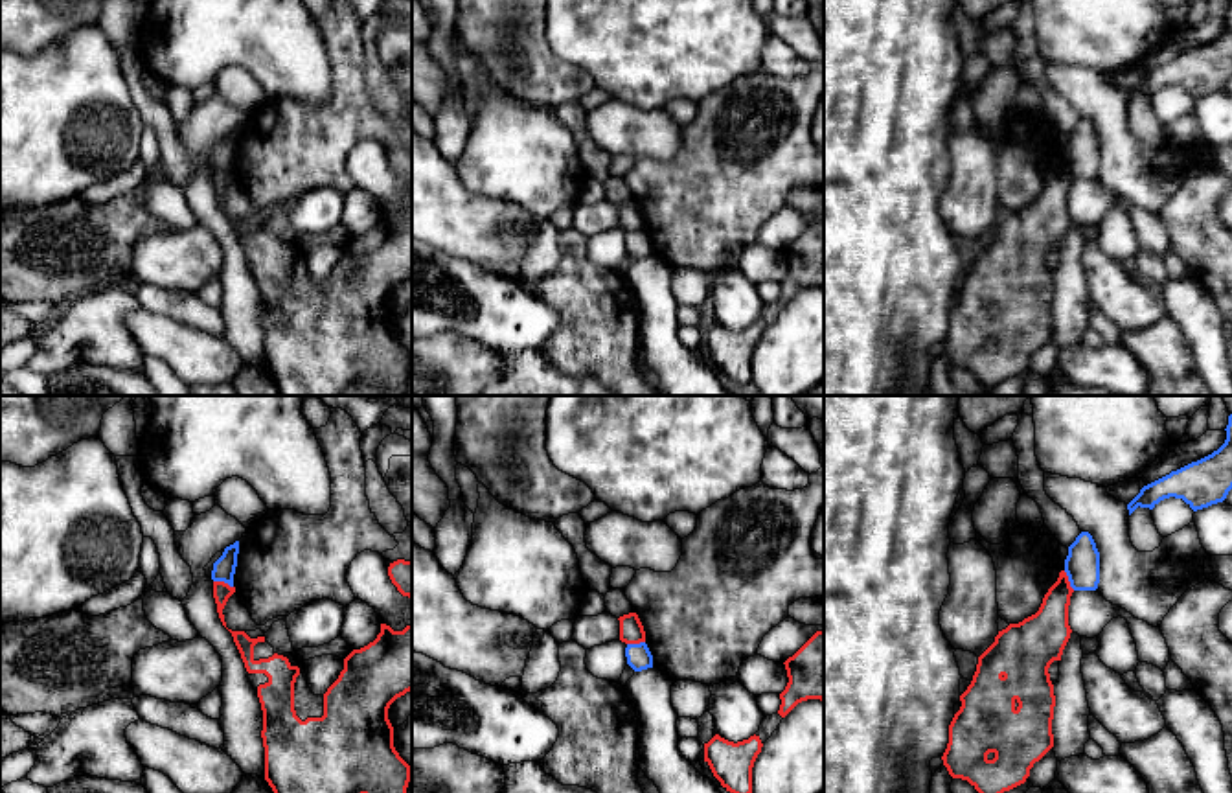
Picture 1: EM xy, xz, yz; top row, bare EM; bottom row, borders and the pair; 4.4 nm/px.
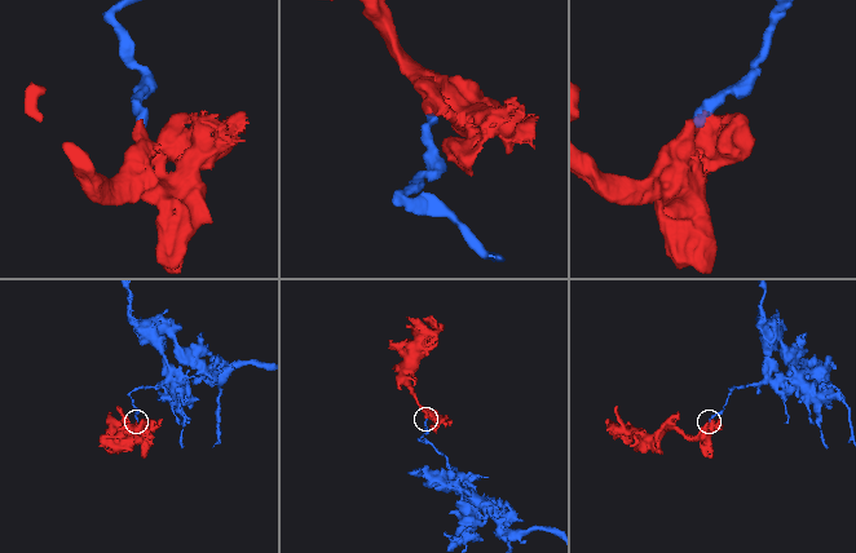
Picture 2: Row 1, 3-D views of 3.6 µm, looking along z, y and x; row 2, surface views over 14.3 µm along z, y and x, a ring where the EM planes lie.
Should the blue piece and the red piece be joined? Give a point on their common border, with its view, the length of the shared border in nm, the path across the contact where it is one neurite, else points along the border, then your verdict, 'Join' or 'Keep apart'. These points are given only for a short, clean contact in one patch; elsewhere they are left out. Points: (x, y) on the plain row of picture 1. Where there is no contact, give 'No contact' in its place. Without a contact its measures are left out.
Touches blue at xy (223, 168). Shared border 90 nm. Boundary: xy (214, 168), (223, 168), (232, 175). Keep apart

